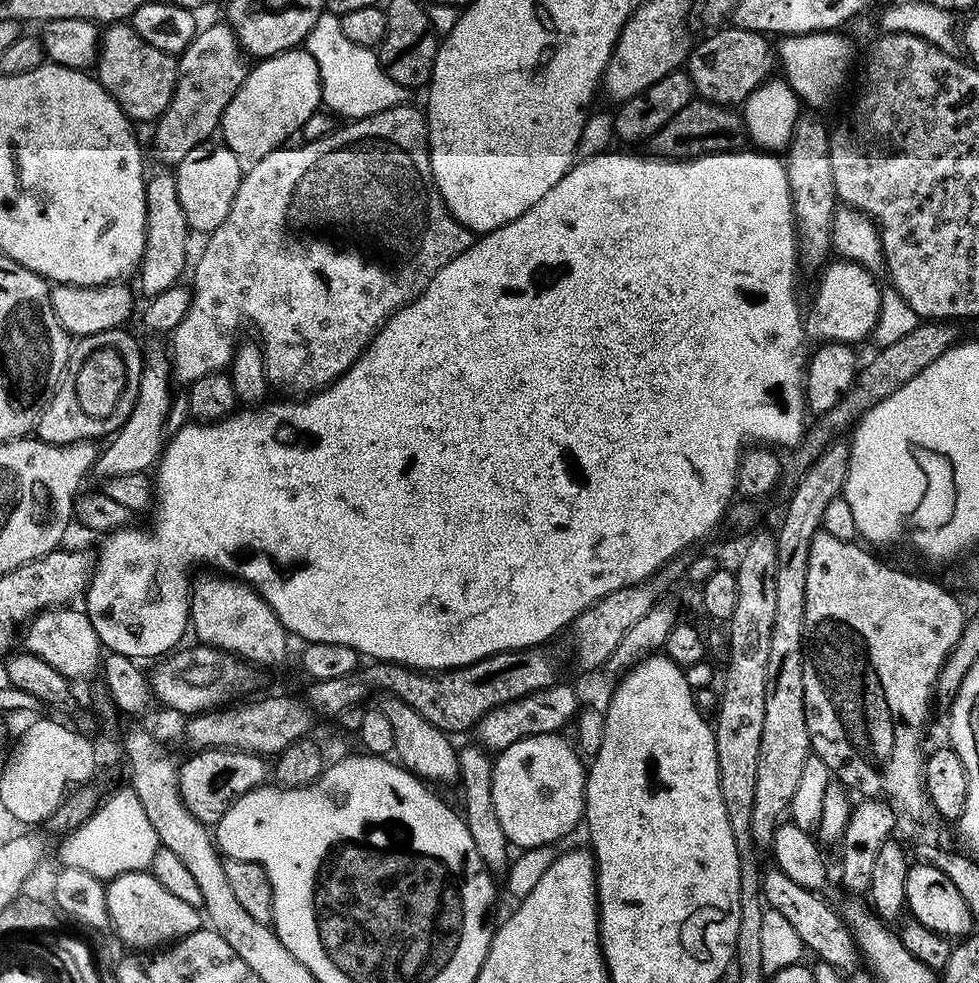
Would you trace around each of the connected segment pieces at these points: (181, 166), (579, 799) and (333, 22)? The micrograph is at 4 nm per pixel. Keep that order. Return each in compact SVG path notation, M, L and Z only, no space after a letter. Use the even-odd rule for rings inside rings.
M223 142L194 146L194 150L190 150L190 154L186 154L186 158L182 158L180 163L175 165L178 202L182 202L186 222L193 233L207 234L222 226L222 222L226 222L226 214L230 214L234 194L238 194L242 175L240 165L241 158Z
M551 732L522 738L495 757L492 765L494 810L498 814L498 822L502 822L502 830L508 835L509 845L517 849L537 848L543 844L555 845L556 840L575 830L576 823L581 823L584 815L586 764L585 761L580 761L581 753L572 744L568 745L562 737L563 735Z
M329 12L320 15L304 46L317 62L322 84L321 101L331 113L353 120L372 116L401 103L404 90L386 75L379 59L372 56L371 49L350 42L342 31L339 16Z

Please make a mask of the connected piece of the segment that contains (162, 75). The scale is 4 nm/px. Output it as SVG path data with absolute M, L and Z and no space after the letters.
M131 23L110 24L103 29L94 72L100 85L116 99L129 120L159 120L176 90L177 71L177 57L171 52L158 50L158 46L150 46L146 38L142 38L132 29Z

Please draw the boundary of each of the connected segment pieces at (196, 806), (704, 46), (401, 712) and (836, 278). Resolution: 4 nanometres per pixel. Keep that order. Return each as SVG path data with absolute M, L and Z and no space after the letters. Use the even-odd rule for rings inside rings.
M202 748L193 751L191 755L192 757L178 768L180 793L190 814L194 814L194 818L209 826L216 825L238 797L265 783L266 760L263 756L240 752L237 748Z
M733 26L712 32L688 53L686 71L695 88L695 95L711 104L740 106L748 95L769 77L776 56L763 33Z
M388 694L381 700L384 701L378 704L378 711L386 714L387 720L390 721L395 759L413 776L421 778L429 785L455 785L460 778L458 748L457 745L454 746L448 741L451 740L449 733L426 722L426 718L422 718L422 714L418 714L418 710L414 710L414 706L406 706L406 702L402 702L397 696Z
M836 258L830 264L819 273L820 285L817 286L816 297L812 300L808 328L814 335L820 336L821 341L836 341L852 346L856 344L855 340L873 335L876 319L880 316L882 288L876 285L873 273L862 264L853 264L843 258Z

